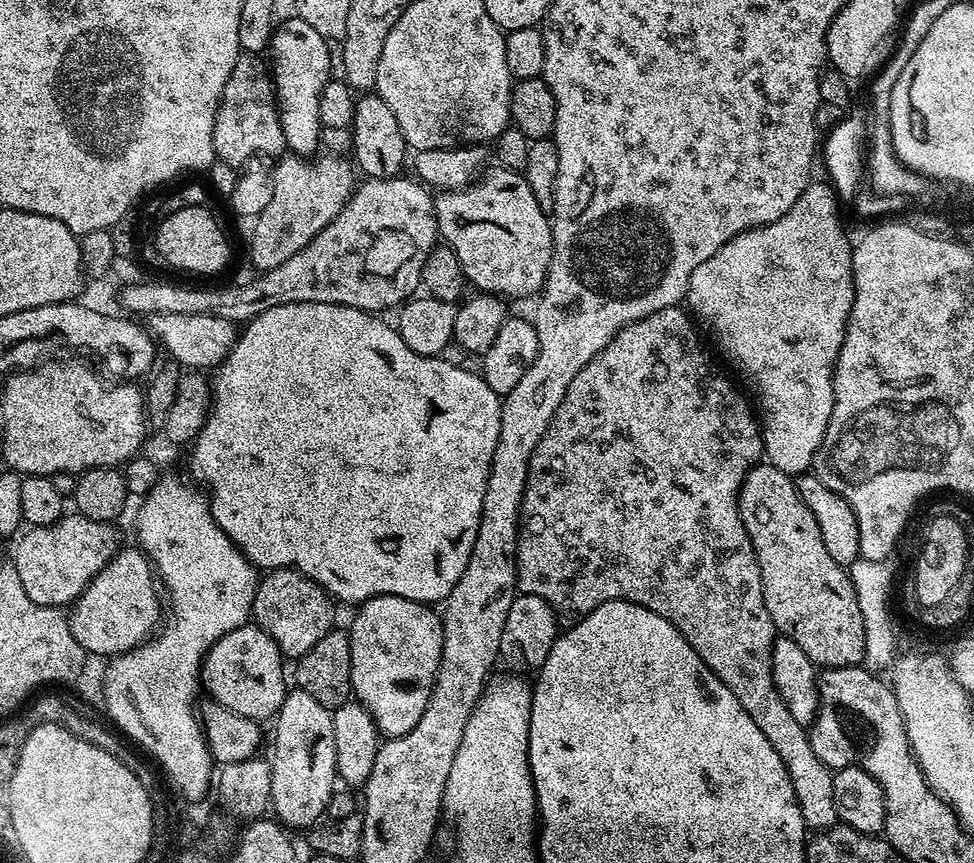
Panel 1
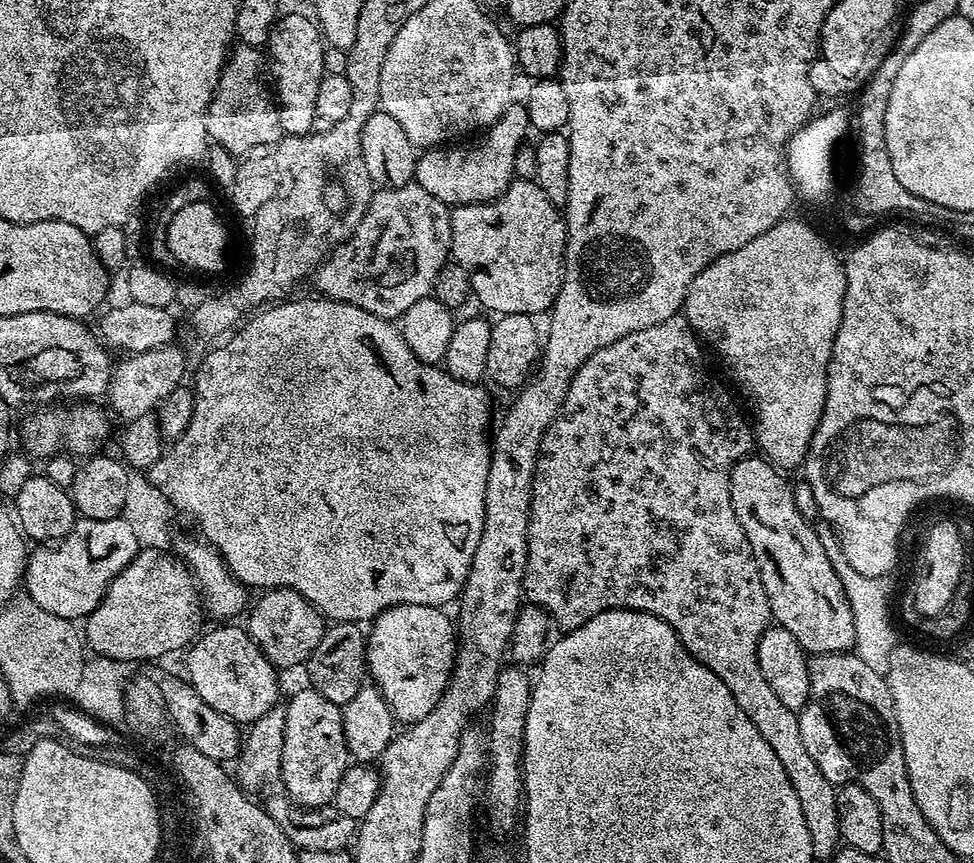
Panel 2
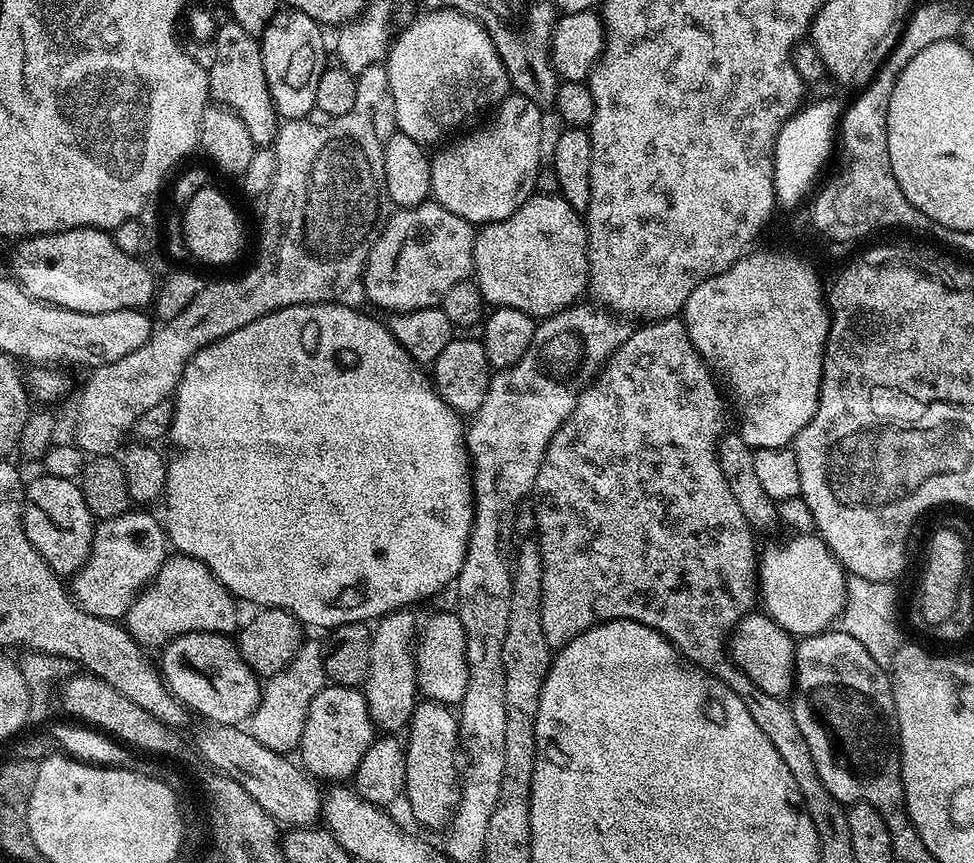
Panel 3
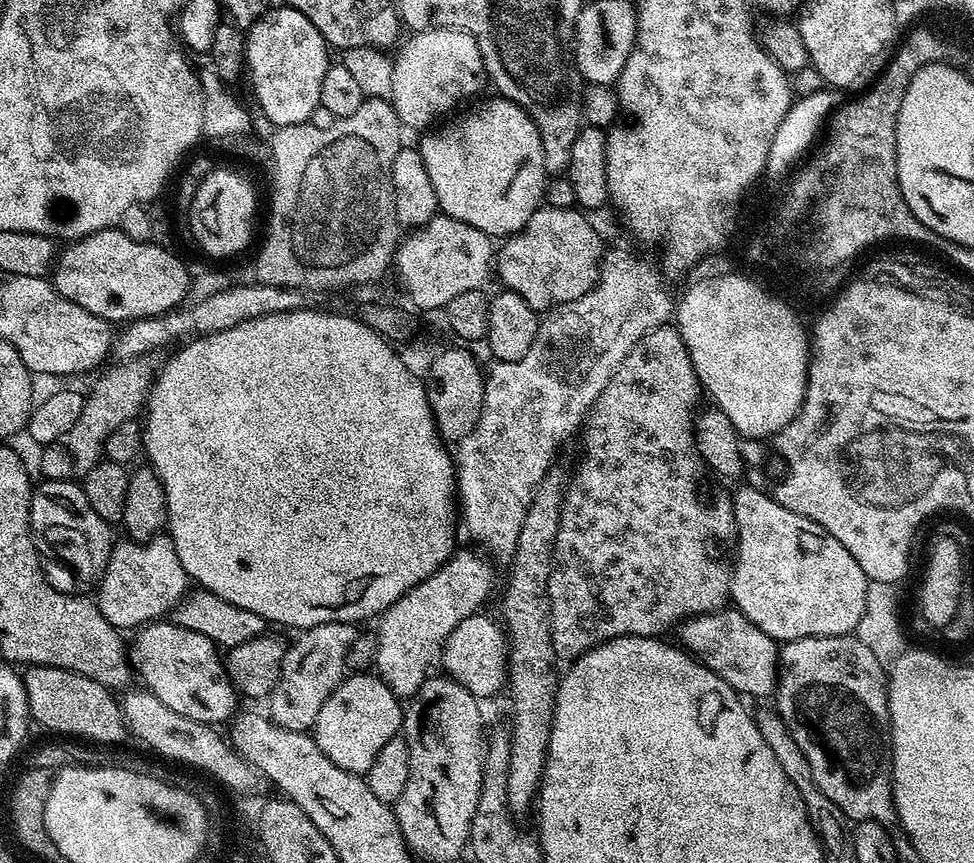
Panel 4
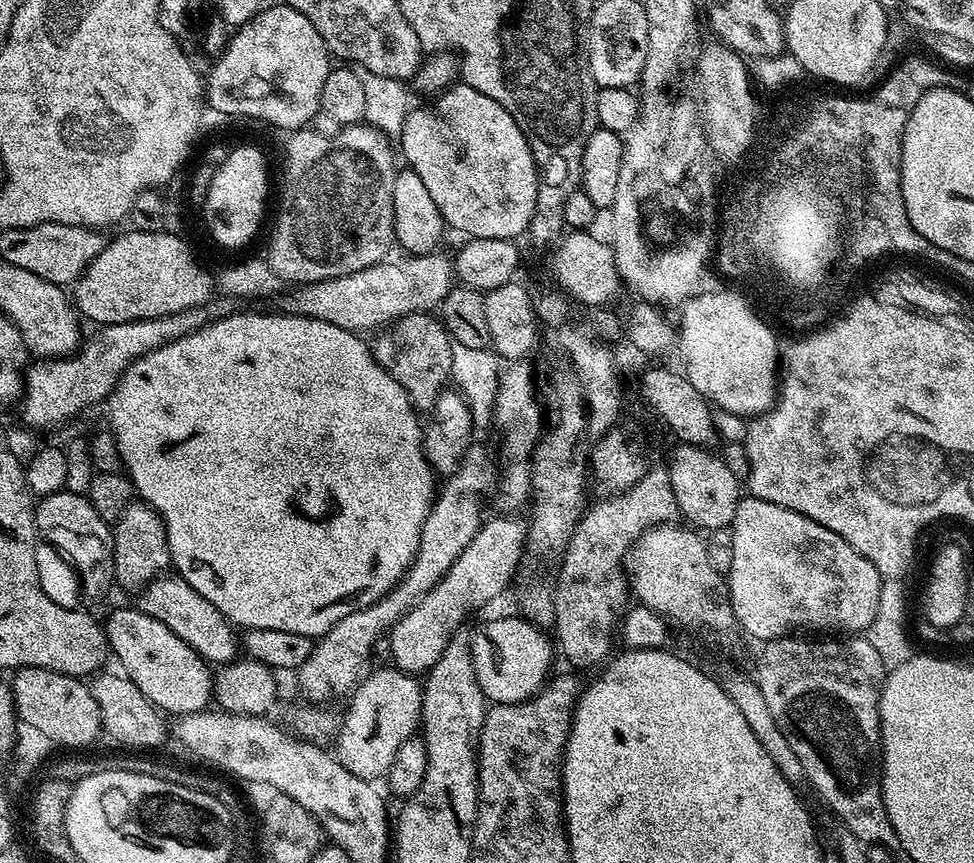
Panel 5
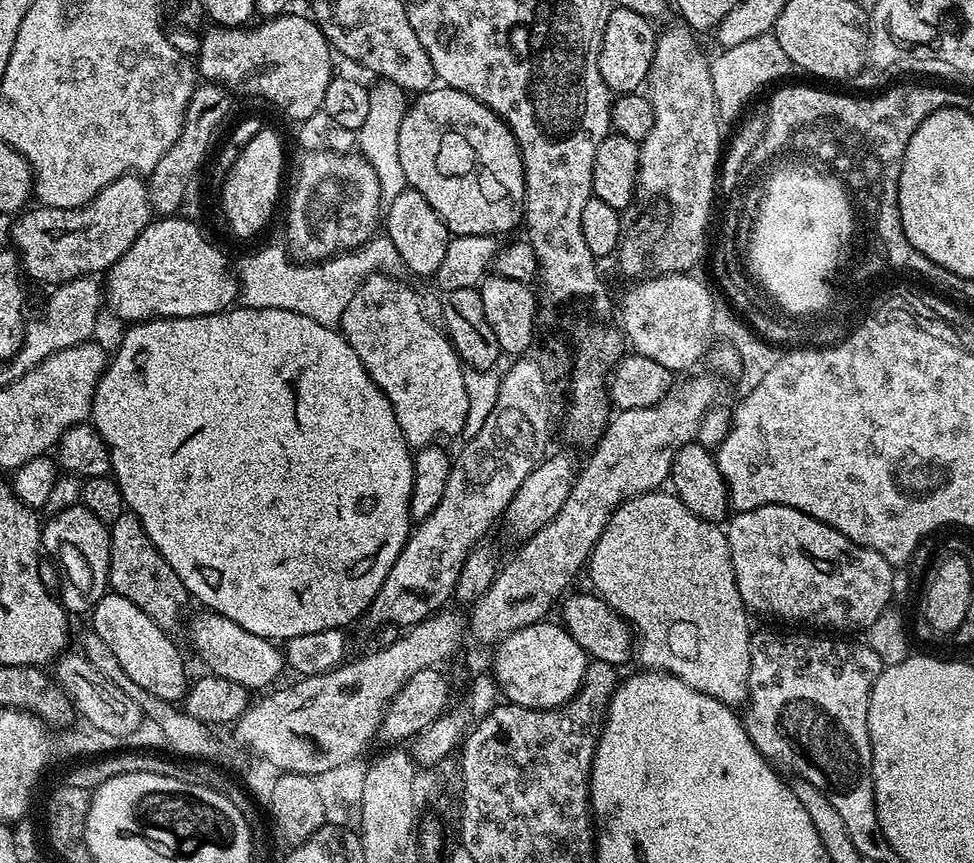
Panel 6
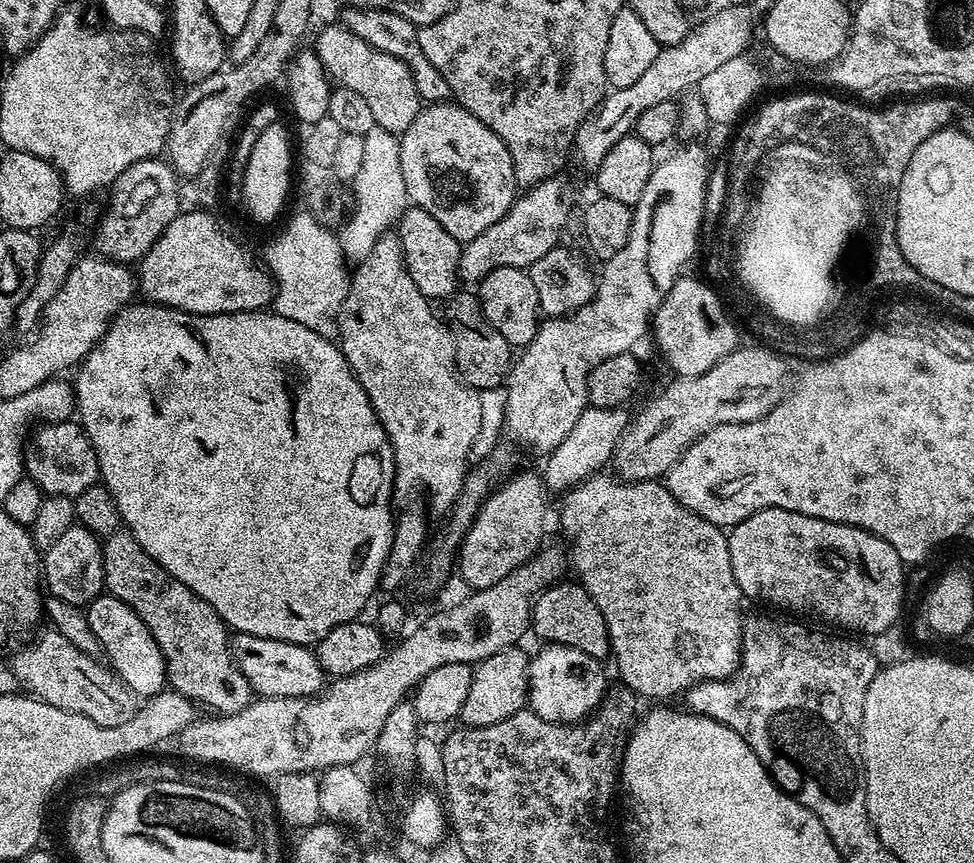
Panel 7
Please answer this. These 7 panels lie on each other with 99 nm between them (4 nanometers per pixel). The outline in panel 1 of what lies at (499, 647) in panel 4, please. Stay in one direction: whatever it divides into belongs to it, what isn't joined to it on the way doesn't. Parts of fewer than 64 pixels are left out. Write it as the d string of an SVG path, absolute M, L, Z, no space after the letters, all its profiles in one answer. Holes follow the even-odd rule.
M375 596L355 609L356 617L350 627L350 678L352 693L374 718L376 727L385 737L401 736L422 718L426 702L436 685L436 671L442 658L444 625L441 617L431 612L427 603L401 596Z

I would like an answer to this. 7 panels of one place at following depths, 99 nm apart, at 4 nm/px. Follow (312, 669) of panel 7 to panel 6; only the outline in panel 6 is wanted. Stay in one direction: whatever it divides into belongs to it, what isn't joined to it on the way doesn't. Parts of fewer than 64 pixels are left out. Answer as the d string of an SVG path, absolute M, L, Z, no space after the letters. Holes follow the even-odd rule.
M200 610L200 613L190 620L187 621L188 640L192 643L197 658L208 667L205 669L211 675L238 682L249 690L268 690L277 683L275 680L279 678L280 671L285 671L283 651L273 641L258 634L250 634L250 630L242 630L238 622L230 622L230 618L207 610Z

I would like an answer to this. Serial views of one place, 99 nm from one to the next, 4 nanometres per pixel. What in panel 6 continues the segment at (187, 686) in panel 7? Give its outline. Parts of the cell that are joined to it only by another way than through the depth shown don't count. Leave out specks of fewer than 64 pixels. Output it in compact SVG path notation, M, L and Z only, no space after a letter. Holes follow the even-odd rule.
M130 511L123 514L110 525L110 570L108 571L108 587L122 598L130 598L142 614L146 614L159 628L173 630L185 619L184 607L190 604L186 586L170 570L166 558L150 542L146 530L142 530L142 522Z

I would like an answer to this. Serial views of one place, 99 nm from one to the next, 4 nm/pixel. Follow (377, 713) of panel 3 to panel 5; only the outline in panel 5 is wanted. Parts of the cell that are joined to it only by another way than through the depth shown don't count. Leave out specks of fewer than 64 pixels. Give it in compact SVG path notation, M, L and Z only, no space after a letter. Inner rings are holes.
M500 515L504 516L496 516L493 520L485 519L481 523L478 534L474 534L474 538L470 538L470 546L466 546L466 550L462 550L462 554L458 556L454 566L450 566L448 573L426 595L420 597L412 605L412 609L405 616L401 616L397 624L392 627L390 630L390 650L392 651L391 663L395 667L413 674L429 672L434 664L438 662L438 658L442 656L442 652L446 650L451 635L458 630L460 624L469 619L467 616L471 612L478 611L487 600L498 599L507 590L508 583L511 582L512 575L515 574L516 567L520 564L520 558L524 558L526 554L528 525L523 519L520 521L516 517L519 515Z

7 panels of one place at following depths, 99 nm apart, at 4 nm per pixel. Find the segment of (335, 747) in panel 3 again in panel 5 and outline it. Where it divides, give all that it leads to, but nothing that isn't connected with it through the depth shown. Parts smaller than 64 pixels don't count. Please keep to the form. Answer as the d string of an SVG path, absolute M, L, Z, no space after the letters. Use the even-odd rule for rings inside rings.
M376 666L361 679L347 697L348 709L338 720L334 733L334 755L350 774L373 782L387 777L390 762L406 738L417 735L423 714L421 681L411 672L395 666Z

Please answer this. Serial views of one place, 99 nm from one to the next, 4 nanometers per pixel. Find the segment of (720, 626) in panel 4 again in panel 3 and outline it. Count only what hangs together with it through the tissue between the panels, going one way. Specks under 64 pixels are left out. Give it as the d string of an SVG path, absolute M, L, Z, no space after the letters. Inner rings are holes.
M753 610L740 619L730 637L730 655L732 661L740 667L742 674L771 696L787 697L793 691L796 679L797 641L778 626L763 611Z

